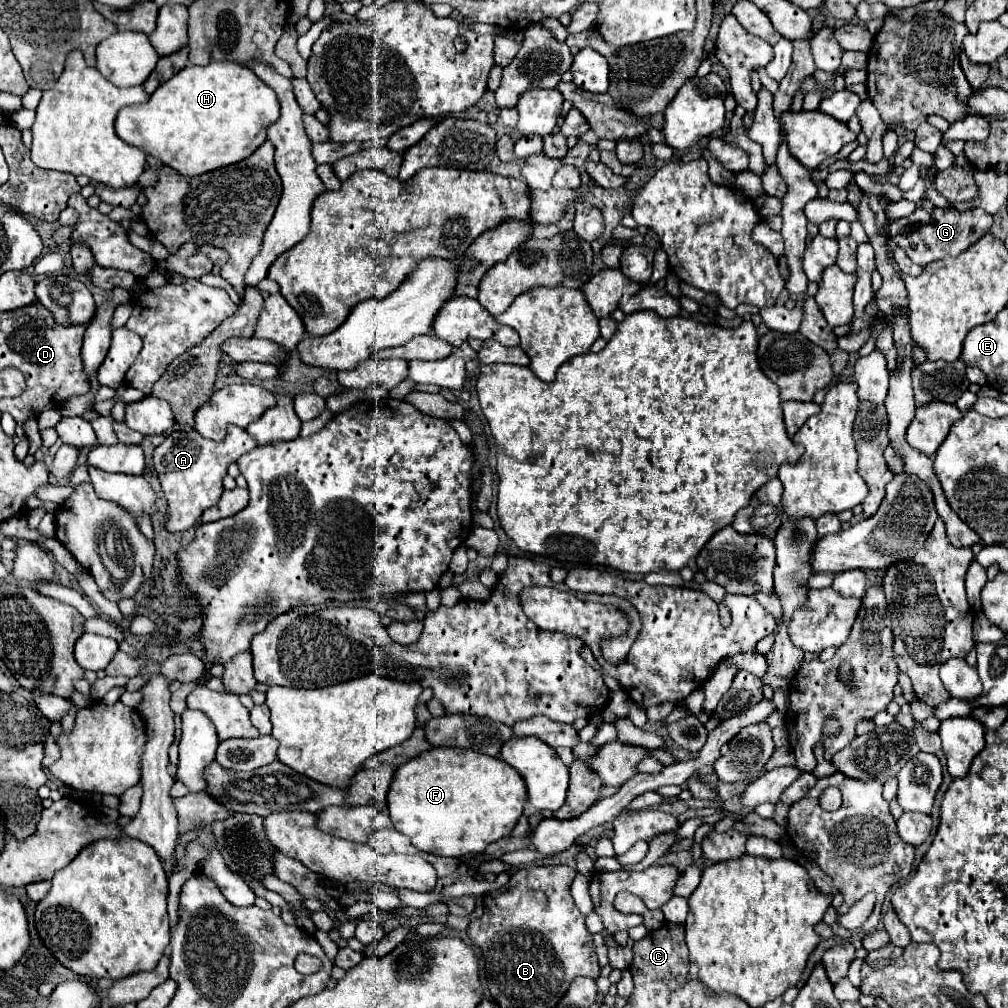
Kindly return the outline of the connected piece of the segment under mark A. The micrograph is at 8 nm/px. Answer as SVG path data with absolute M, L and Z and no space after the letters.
M229 427L229 433L221 443L203 439L193 429L177 429L169 437L165 437L165 441L153 453L153 465L163 495L167 499L165 529L171 533L191 529L195 521L199 521L201 513L219 501L223 493L223 477L227 475L229 463L237 461L243 453L251 451L253 447L253 437L249 437L249 433L241 427Z

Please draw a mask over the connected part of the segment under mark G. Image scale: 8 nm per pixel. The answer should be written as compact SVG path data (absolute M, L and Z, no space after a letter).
M917 209L915 213L901 217L901 219L891 219L889 221L889 235L891 241L901 247L907 257L925 267L931 261L945 259L947 255L959 255L961 251L969 249L975 241L979 241L989 227L993 225L993 217L985 213L983 209L969 209L969 211L955 211L955 209Z

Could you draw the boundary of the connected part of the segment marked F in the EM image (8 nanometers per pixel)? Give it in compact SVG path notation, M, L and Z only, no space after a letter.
M433 747L397 767L397 777L387 793L387 809L393 827L407 835L417 849L445 857L467 857L507 837L523 815L525 799L523 777L499 757Z

